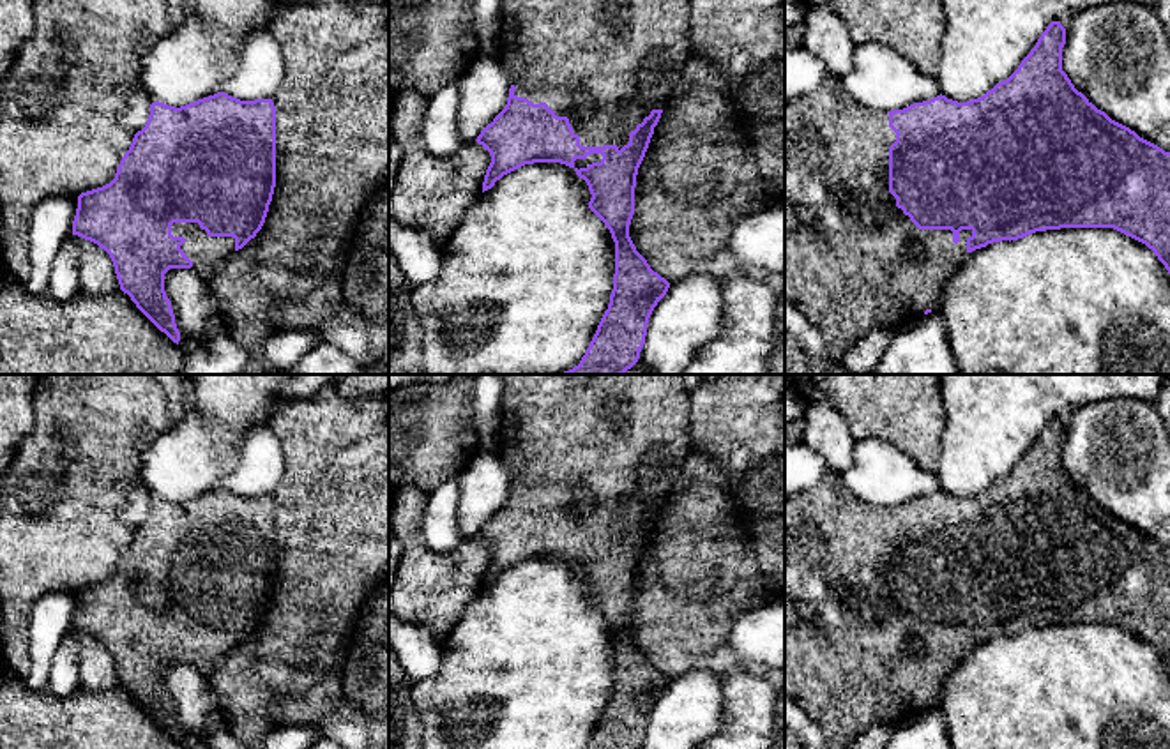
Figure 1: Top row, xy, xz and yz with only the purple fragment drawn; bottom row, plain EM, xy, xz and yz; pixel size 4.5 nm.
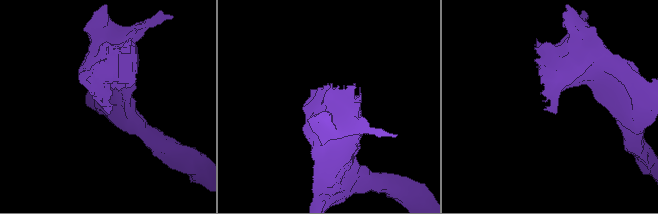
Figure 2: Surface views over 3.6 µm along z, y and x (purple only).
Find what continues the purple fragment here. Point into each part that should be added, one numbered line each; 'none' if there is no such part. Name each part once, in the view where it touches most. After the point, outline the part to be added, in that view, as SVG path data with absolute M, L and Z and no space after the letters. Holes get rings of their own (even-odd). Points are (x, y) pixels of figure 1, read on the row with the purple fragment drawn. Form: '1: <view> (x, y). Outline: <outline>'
1: yz (854, 262). Outline: M827 74L824 83L811 94L785 101L785 302L795 306L815 325L825 343L827 355L843 359L845 352L873 329L894 330L924 314L926 309L940 311L940 295L946 281L967 258L967 238L972 230L960 231L960 242L953 242L951 230L919 230L889 193L889 147L896 132L889 127L889 113L862 106L840 88L840 78Z

